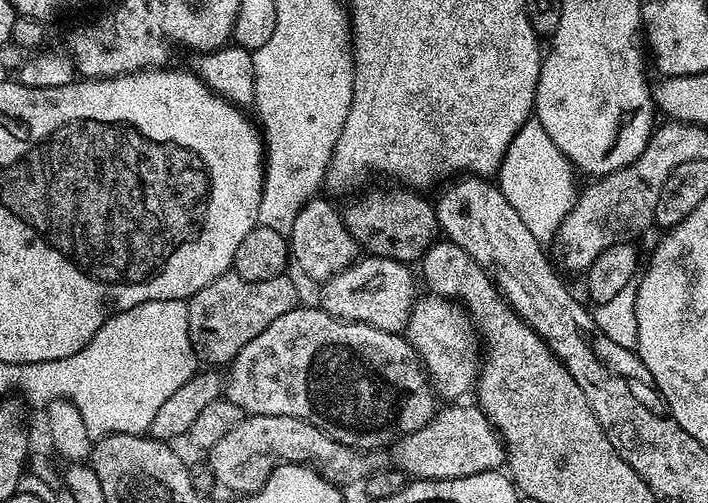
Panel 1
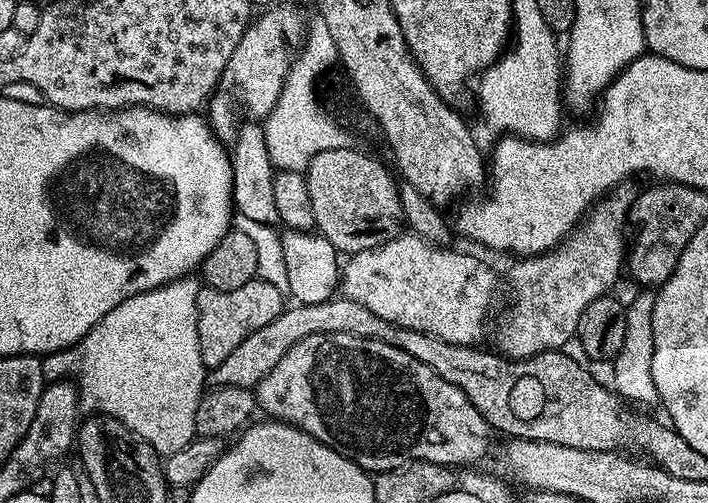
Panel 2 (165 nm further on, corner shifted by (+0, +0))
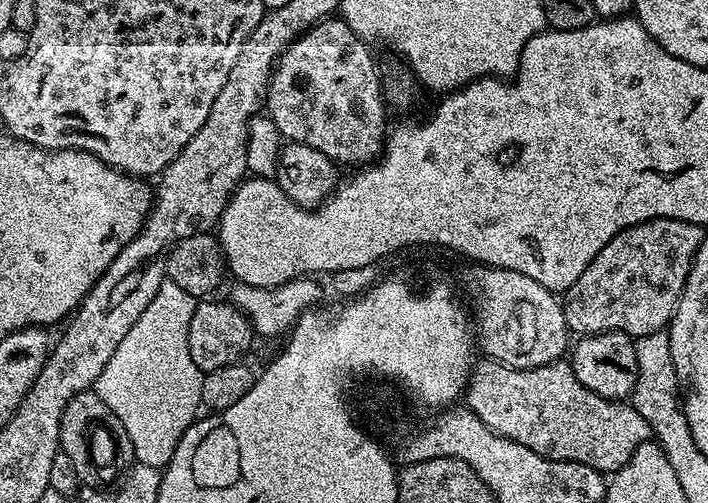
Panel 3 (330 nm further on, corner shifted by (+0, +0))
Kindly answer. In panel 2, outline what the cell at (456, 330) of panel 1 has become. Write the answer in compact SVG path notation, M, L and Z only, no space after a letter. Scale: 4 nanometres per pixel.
M625 182L601 196L563 244L540 256L526 256L515 261L516 265L508 272L508 280L516 291L516 305L500 322L499 351L503 355L527 358L540 352L567 349L567 344L573 343L582 310L586 310L594 298L613 291L626 264L624 224L626 228L637 197L632 186Z

